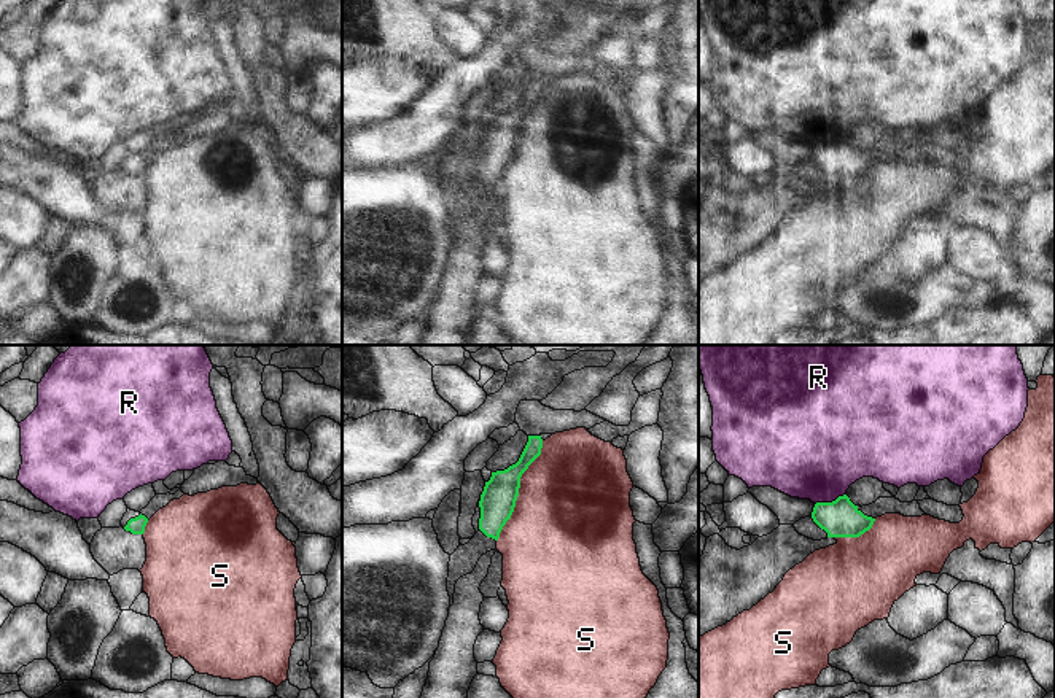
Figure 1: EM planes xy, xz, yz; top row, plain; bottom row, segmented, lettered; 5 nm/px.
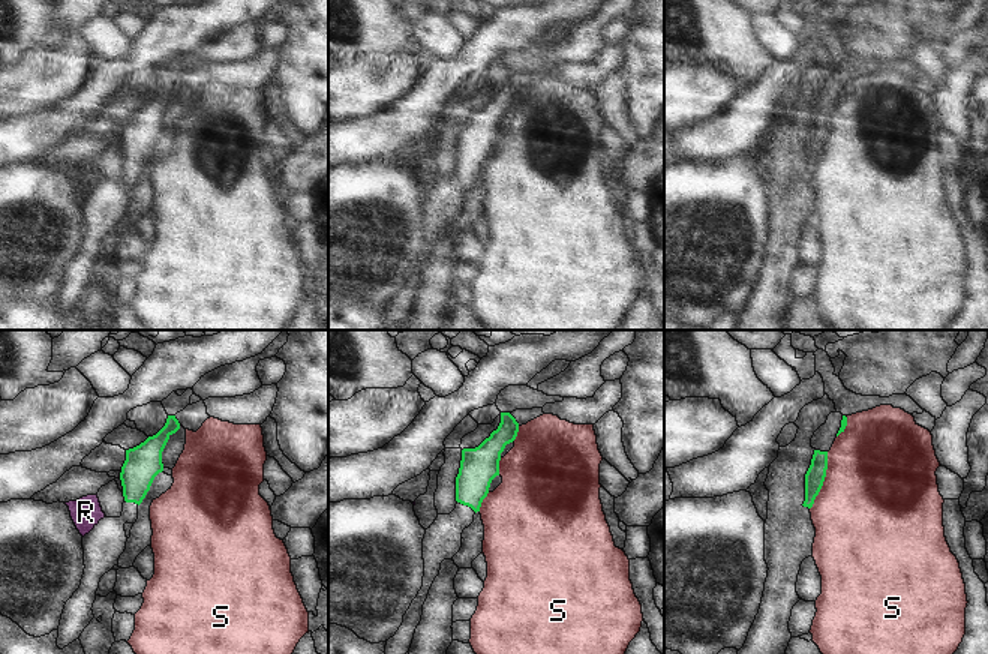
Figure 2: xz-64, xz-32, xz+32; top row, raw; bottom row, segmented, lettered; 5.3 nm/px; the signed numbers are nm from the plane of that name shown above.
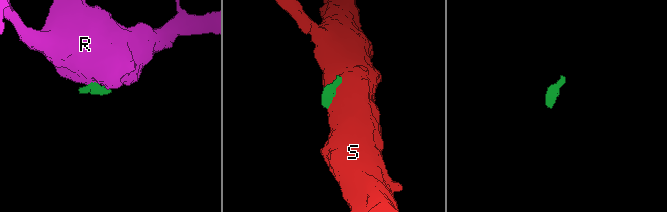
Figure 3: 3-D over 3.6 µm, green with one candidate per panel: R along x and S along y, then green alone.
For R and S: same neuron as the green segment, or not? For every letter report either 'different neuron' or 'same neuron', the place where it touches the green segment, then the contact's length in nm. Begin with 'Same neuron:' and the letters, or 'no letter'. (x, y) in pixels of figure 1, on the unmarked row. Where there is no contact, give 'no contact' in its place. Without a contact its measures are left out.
Same neuron: no letter
R: different neuron; contact yz (829, 147); length 170 nm
S: different neuron; contact xz (517, 135); length 550 nm

